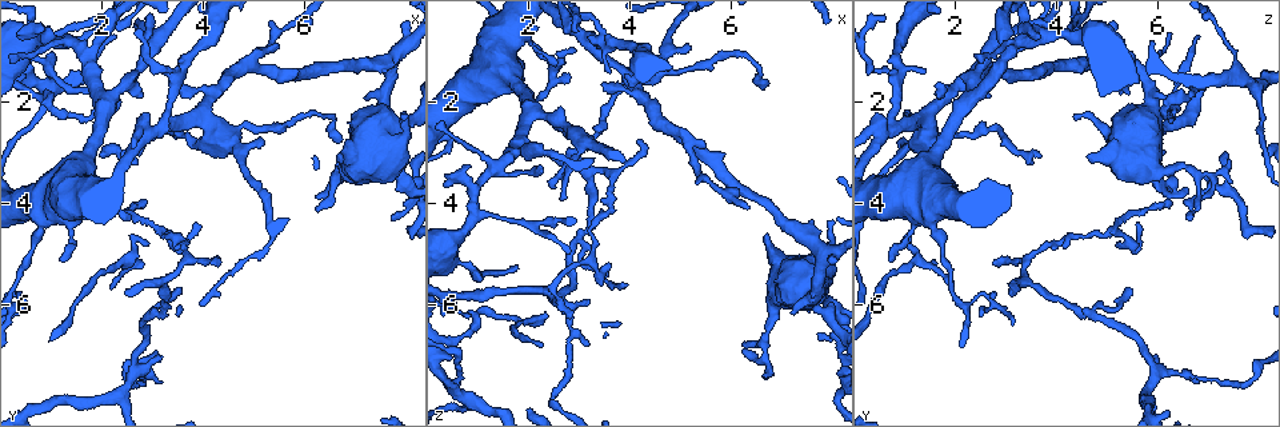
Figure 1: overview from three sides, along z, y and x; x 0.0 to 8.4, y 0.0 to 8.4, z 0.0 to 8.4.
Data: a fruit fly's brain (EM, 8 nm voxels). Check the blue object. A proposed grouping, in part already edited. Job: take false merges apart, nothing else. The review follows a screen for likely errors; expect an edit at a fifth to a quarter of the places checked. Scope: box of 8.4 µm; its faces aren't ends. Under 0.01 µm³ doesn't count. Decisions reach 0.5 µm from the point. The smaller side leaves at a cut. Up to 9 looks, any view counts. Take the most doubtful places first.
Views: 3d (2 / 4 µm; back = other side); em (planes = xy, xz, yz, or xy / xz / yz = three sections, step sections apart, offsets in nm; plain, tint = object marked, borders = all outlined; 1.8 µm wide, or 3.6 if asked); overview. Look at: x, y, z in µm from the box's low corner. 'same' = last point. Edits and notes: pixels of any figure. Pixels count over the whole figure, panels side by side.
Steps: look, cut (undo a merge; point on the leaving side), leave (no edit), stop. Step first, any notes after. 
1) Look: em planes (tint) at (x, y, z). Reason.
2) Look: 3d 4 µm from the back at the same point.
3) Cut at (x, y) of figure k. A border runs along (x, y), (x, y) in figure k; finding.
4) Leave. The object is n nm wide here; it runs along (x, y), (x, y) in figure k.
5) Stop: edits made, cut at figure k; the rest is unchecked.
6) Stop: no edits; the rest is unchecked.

Look: 3d 2 µm from the back at (4.00, 2.20, 1.55). Four or more arms meet.

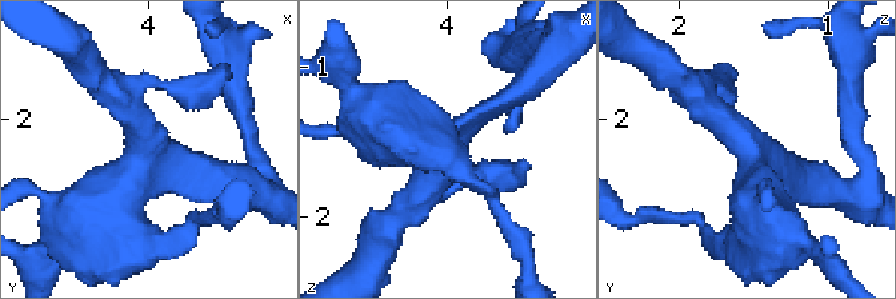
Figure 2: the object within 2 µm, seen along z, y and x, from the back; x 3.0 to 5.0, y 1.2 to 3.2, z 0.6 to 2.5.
Look: em planes (tint) at (4.02, 2.18, 1.52). 4 arms meet here; shape alone is not enough.

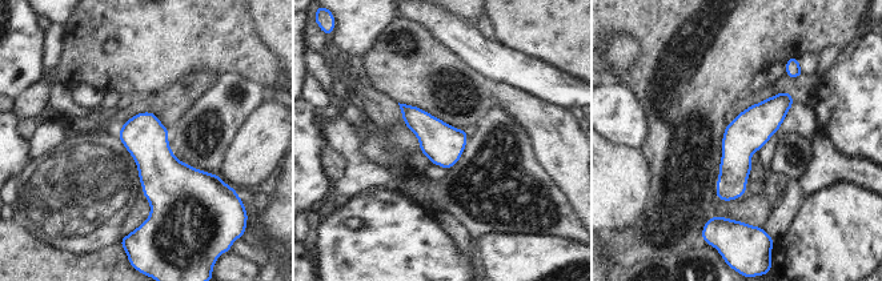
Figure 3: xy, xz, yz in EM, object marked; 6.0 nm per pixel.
Leave. It runs along (788, 96), (737, 147), (721, 196) in figure 3; all the same neuron.

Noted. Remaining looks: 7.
Look: em xz step 8 (tint) at (2.65, 7.35, 5.90). A fork.

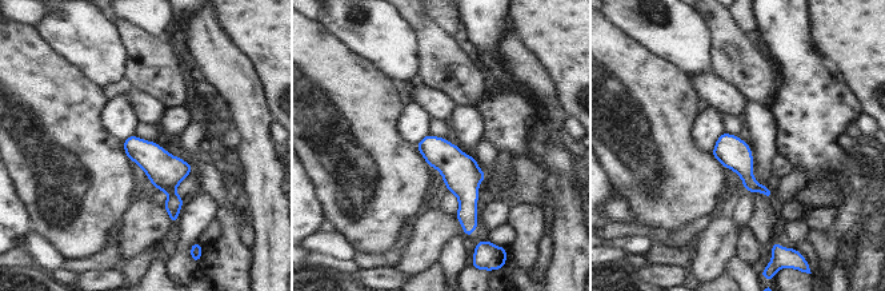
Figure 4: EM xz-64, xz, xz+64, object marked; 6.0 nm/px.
Look: em yz step 4 (borders) at the same point. Another direction.

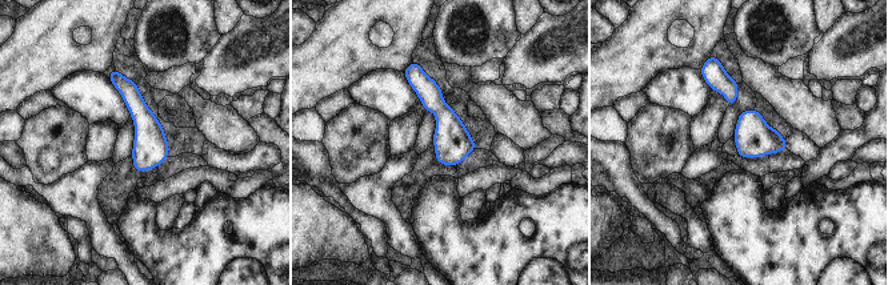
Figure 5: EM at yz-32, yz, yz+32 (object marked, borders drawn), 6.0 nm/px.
Leave. One neuron here.

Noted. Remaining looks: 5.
Look: 3d 4 µm at (6.30, 2.20, 1.05). Abrupt turn.

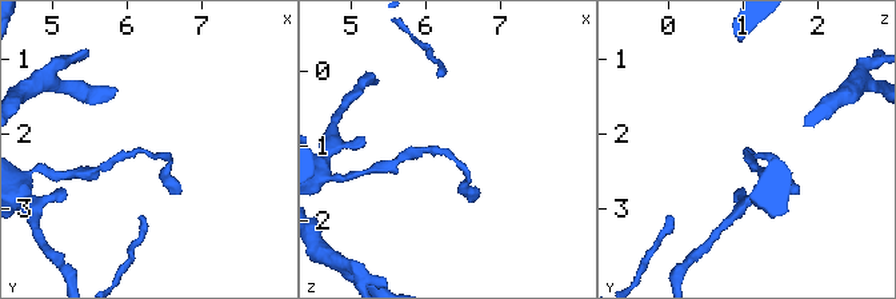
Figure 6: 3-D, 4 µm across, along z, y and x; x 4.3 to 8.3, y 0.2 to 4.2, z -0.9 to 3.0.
Look: em xz step 16 (tint) at (6.25, 2.20, 1.05).

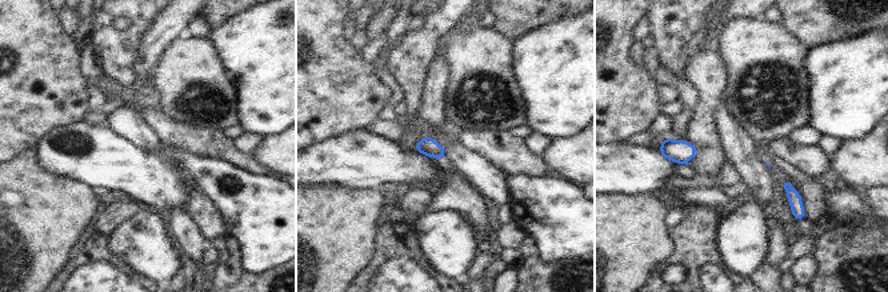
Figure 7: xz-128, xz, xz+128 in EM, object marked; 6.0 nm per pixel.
Leave. All the same neuron.

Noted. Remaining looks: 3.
Look: em planes (tint) at (6.70, 3.35, 6.70). Sudden change in width.

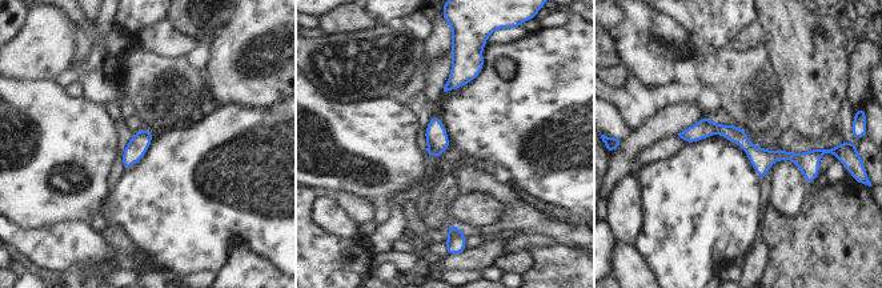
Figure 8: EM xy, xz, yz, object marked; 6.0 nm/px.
Leave. It runs along (684, 135), (724, 130), (758, 156), (821, 151) in figure 8; one neuron here.

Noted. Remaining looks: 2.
Stop: no edits; the rest is unchecked.

